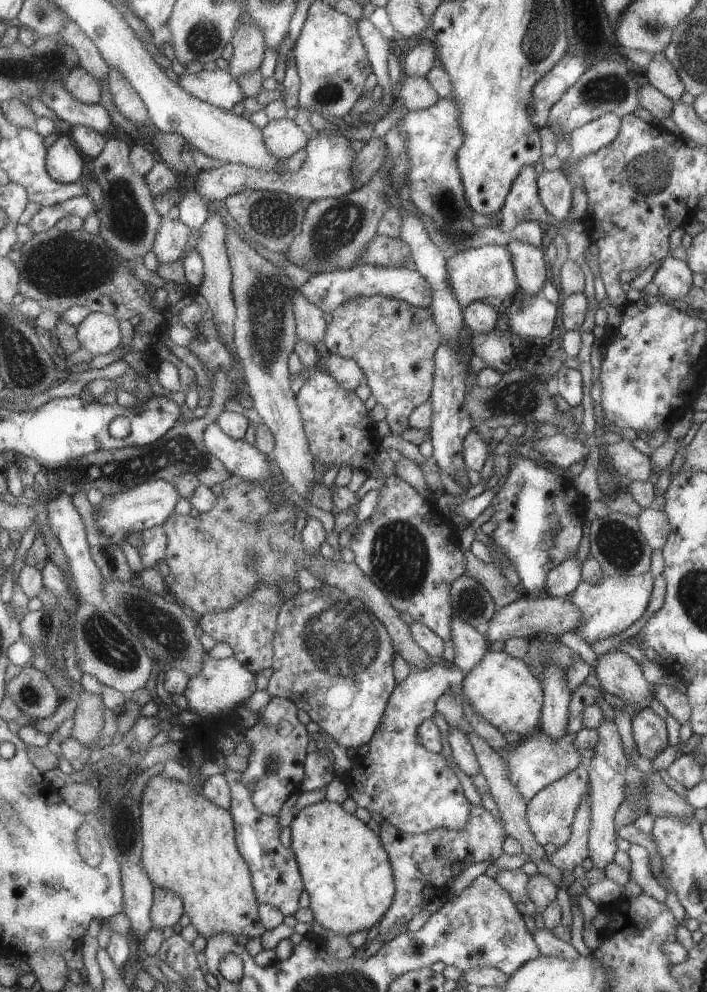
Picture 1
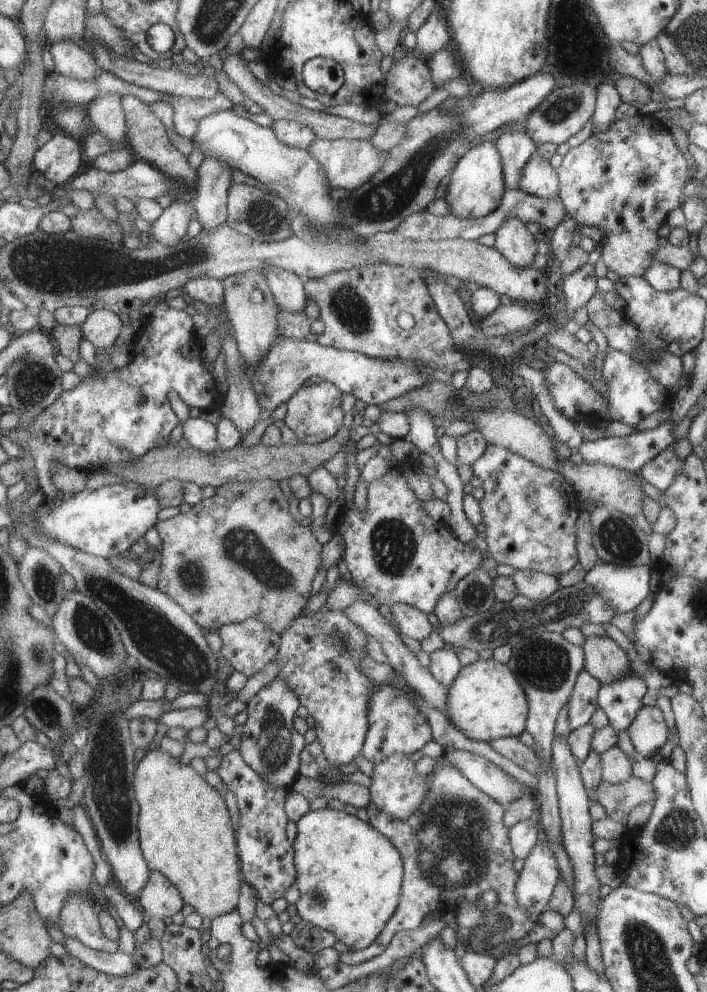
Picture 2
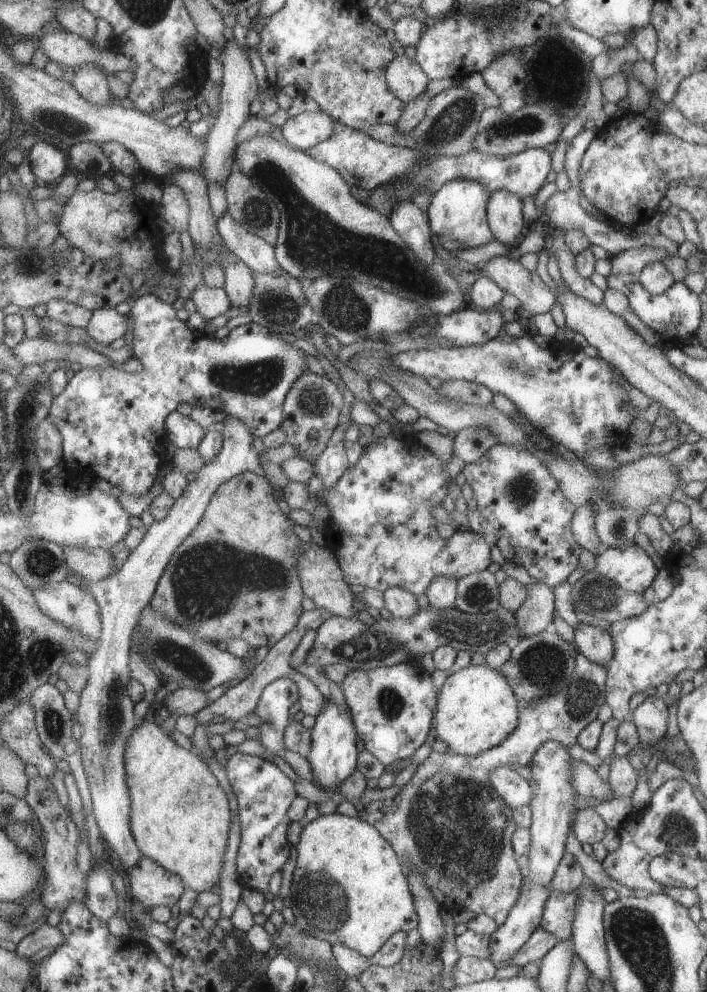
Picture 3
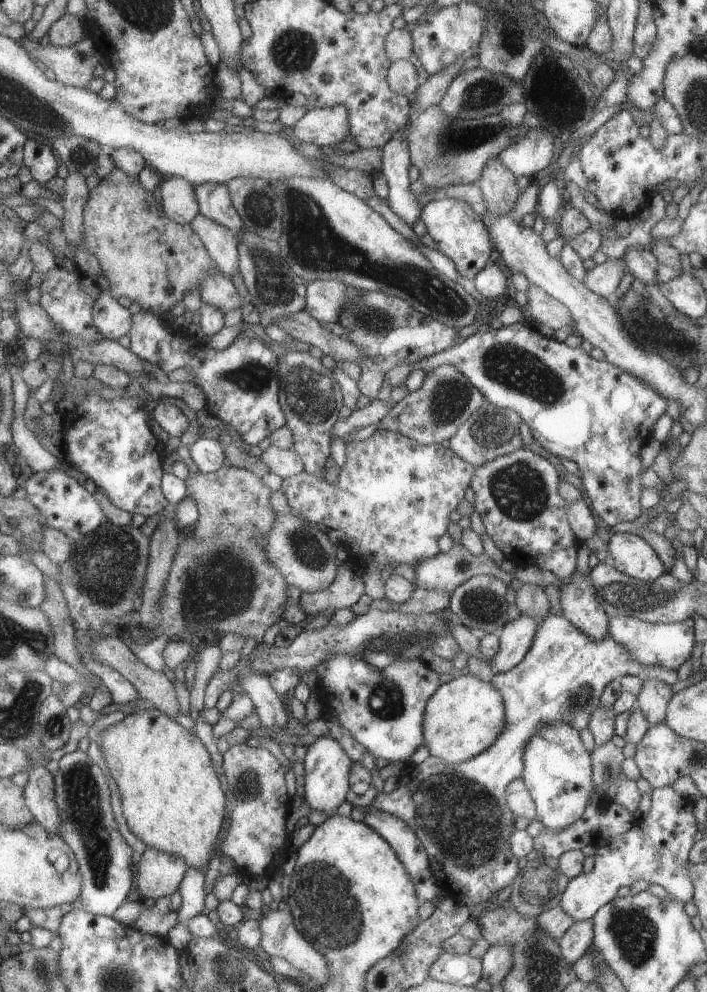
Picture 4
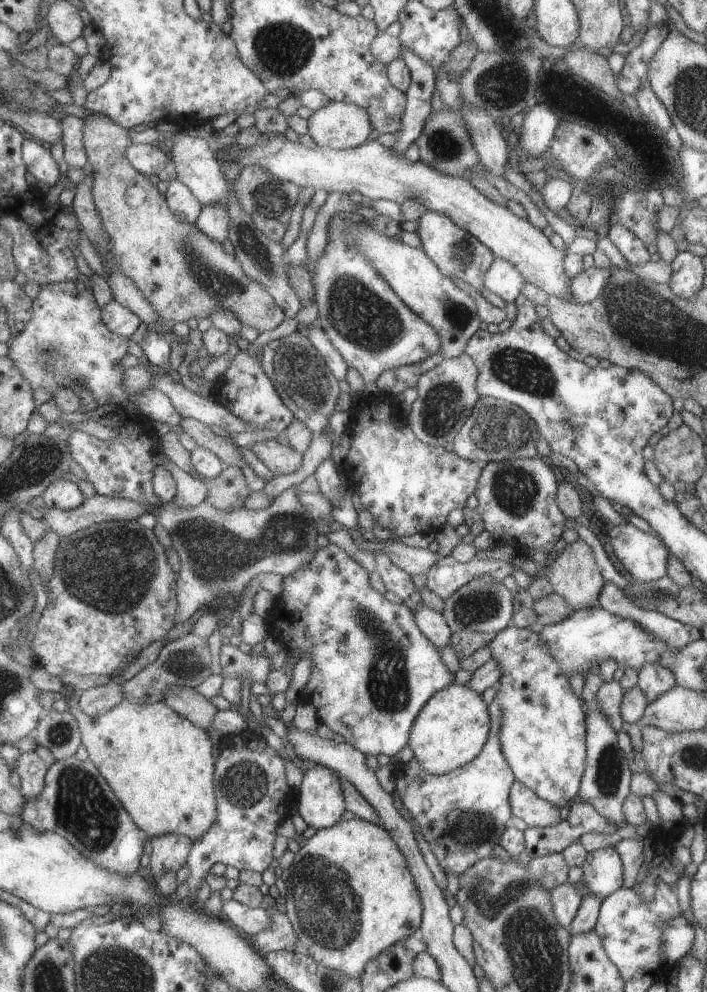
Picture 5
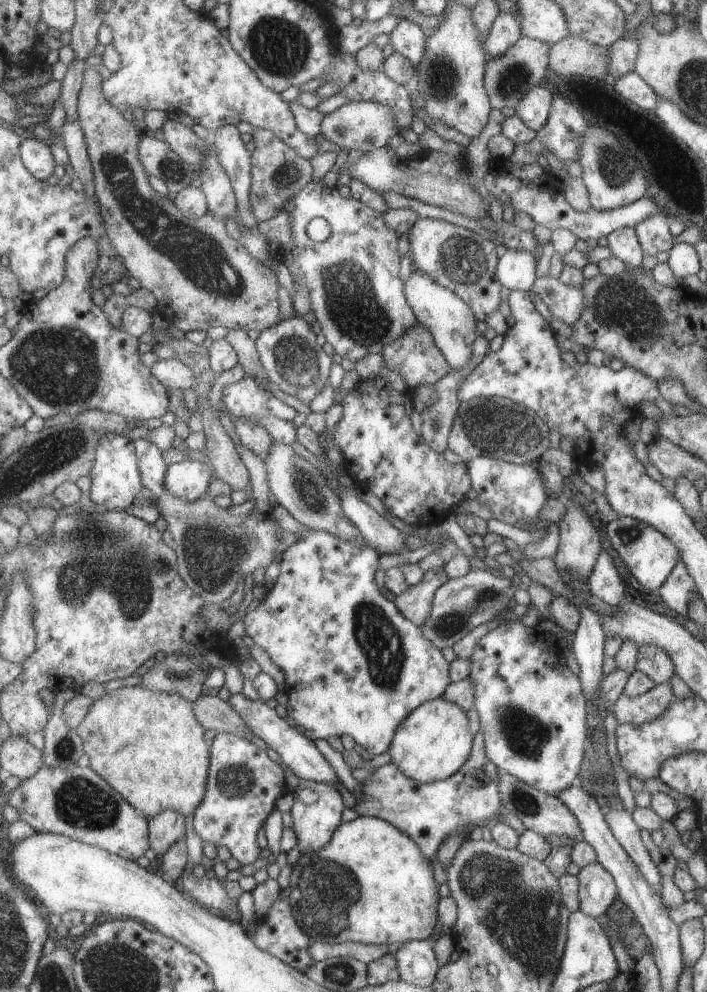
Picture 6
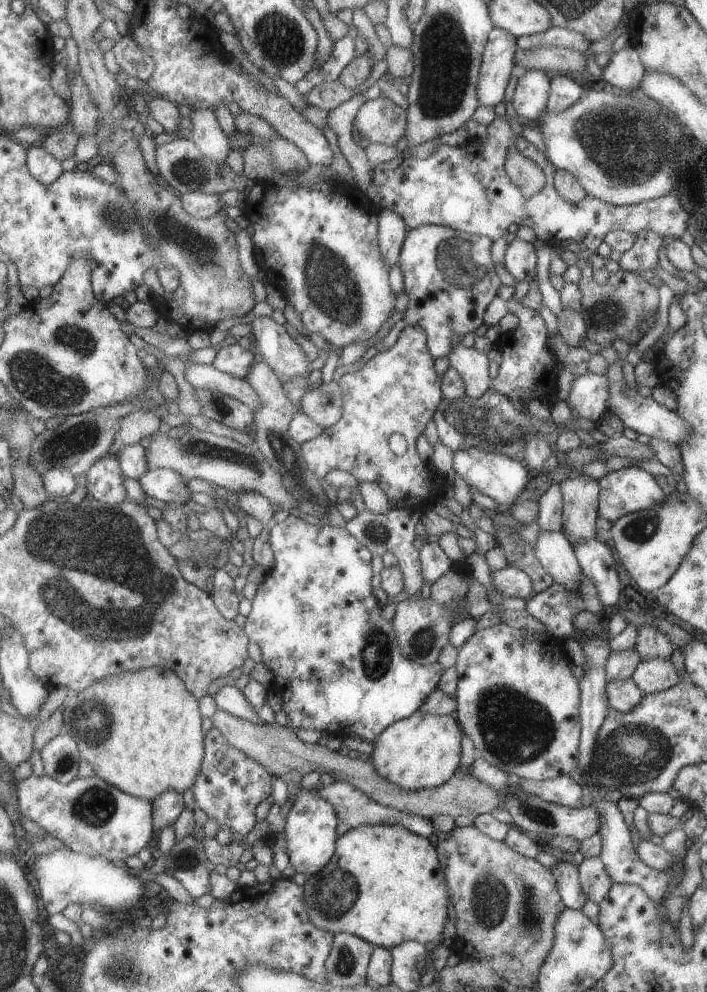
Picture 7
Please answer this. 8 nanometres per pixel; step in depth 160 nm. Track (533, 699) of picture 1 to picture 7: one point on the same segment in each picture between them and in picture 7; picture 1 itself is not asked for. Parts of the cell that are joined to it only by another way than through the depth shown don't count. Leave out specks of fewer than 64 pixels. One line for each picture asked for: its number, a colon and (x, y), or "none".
2: (484, 702)
3: (475, 710)
4: (462, 717)
5: (450, 729)
6: (431, 743)
7: (421, 751)

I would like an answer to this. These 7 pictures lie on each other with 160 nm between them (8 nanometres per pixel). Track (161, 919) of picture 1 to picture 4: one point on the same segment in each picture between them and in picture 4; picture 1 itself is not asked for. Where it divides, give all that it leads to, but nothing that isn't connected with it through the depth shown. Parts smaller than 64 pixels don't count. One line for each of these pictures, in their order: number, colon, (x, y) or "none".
2: (158, 897)
3: (150, 885)
4: (157, 874)

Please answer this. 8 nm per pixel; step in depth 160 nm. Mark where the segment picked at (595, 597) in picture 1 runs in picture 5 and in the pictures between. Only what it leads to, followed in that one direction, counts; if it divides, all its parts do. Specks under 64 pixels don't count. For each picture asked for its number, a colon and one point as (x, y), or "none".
2: (623, 587)
3: (630, 569)
4: (629, 553)
5: (644, 556)

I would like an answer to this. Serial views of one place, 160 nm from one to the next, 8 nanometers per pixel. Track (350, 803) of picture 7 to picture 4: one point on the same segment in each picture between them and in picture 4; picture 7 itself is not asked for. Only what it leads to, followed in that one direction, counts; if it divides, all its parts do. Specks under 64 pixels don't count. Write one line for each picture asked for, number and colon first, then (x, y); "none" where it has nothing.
4: (459, 812)
5: (461, 814)
6: (429, 812)

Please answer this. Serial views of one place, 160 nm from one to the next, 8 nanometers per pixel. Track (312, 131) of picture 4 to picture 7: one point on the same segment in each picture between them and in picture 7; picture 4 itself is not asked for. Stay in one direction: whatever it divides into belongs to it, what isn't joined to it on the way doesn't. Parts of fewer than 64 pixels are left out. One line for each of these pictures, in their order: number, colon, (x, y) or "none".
5: (338, 125)
6: (364, 125)
7: (379, 120)

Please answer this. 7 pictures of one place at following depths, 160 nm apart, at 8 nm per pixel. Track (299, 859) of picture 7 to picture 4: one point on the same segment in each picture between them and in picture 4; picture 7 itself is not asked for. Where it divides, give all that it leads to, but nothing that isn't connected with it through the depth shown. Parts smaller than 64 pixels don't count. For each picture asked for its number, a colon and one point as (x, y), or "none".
4: (326, 766)
5: (320, 802)
6: (313, 824)

